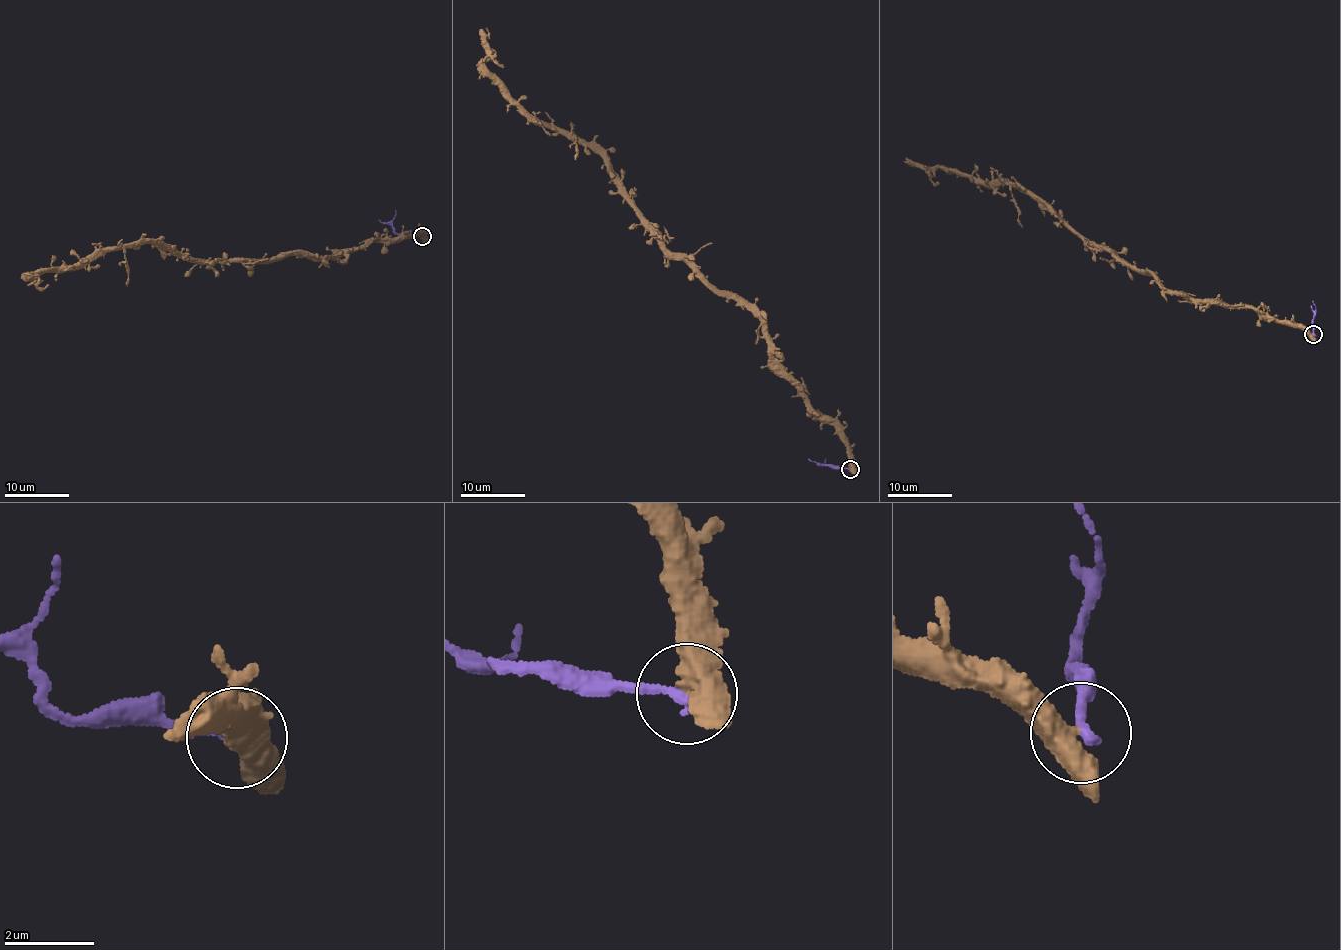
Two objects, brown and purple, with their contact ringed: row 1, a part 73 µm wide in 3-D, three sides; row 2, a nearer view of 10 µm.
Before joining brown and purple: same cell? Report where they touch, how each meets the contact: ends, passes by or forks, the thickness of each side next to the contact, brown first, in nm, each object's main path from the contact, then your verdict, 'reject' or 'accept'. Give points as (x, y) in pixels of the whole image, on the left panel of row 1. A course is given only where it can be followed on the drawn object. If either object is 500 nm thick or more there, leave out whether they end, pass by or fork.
(422, 236) | brown passes by | purple ends | 480/240 nm | brown via (421, 236), (379, 239), (338, 257), (229, 263), (203, 263), (149, 242), (99, 250), (29, 280), (22, 274) | purple via (421, 236), (398, 235), (392, 225), (395, 210) | reject

